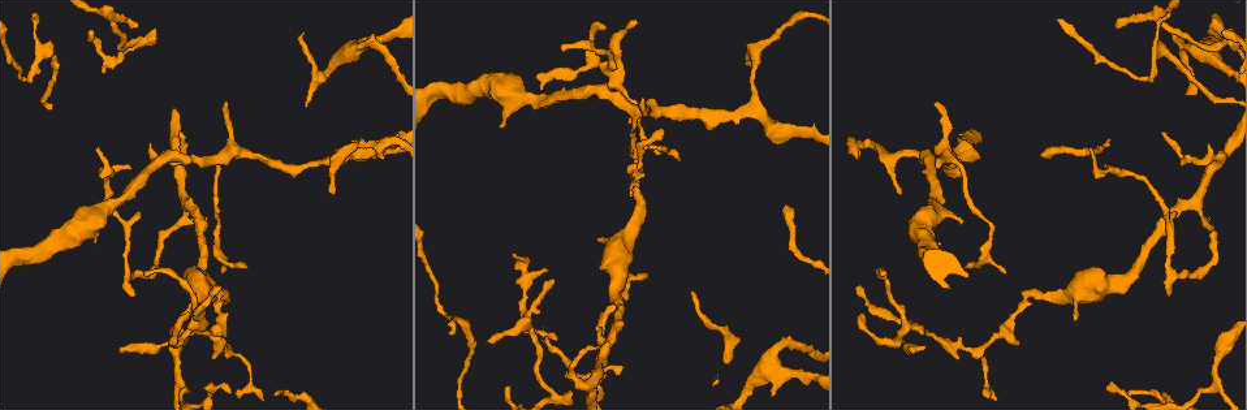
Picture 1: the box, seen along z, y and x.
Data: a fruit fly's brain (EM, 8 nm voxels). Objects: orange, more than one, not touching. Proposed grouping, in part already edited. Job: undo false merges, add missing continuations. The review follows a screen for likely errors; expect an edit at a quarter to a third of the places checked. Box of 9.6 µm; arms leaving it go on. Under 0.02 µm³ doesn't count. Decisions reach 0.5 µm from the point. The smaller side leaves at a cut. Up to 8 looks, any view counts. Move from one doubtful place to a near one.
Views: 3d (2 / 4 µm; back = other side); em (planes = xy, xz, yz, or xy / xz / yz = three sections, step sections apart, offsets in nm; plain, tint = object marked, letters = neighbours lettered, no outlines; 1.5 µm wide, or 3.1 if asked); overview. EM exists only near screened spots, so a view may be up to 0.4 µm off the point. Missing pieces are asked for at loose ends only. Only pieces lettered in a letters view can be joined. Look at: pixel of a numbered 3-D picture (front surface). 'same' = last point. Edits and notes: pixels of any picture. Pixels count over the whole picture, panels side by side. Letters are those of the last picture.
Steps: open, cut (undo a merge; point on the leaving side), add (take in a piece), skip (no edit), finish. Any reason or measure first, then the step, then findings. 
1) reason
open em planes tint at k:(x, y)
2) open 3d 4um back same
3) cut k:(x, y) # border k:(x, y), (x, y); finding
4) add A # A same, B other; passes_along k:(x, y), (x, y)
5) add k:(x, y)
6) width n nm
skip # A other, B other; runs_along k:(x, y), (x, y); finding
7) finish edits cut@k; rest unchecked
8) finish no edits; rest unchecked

abrupt turn
open em planes letters at 1:(25, 79)

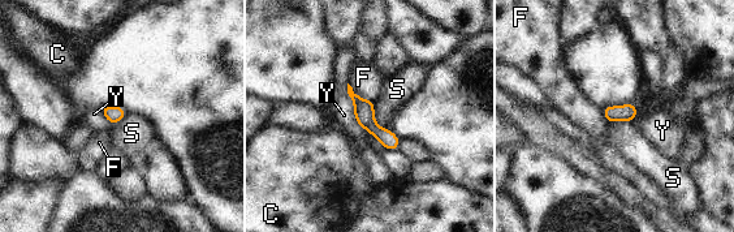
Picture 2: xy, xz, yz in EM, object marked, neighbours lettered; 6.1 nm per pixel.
skip # C other, F other, S other, Y other; one neuron here

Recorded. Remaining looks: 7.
tapers out
open 3d 4um at 1:(1115, 24)

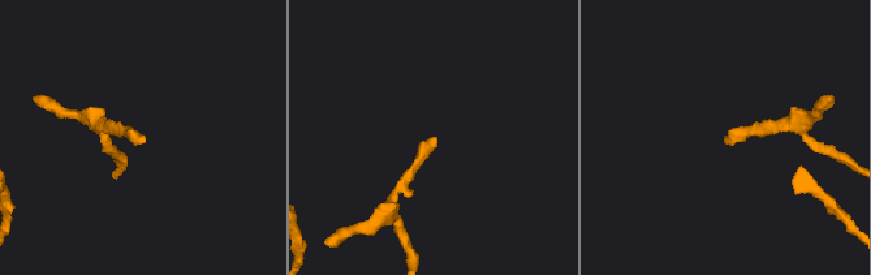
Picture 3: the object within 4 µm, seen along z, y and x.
open em planes letters at 3:(725, 141)

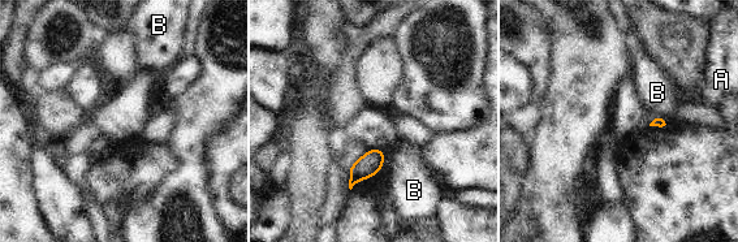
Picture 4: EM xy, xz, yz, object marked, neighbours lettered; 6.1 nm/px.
longest_contact B 110 nm
skip # A other, B other; none of them fits

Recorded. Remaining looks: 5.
abrupt turn
open em planes letters at 1:(632, 225)

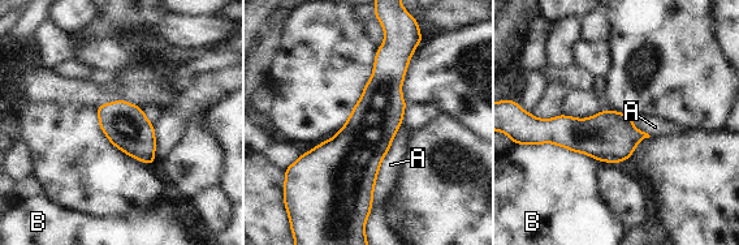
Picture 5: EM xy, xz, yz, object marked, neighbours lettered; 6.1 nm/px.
skip # A other, B other; runs_along 5:(388, 42), (362, 196); continuous, no second neuron

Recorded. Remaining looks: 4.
arms run side by side
open 3d 2um at 1:(615, 73)

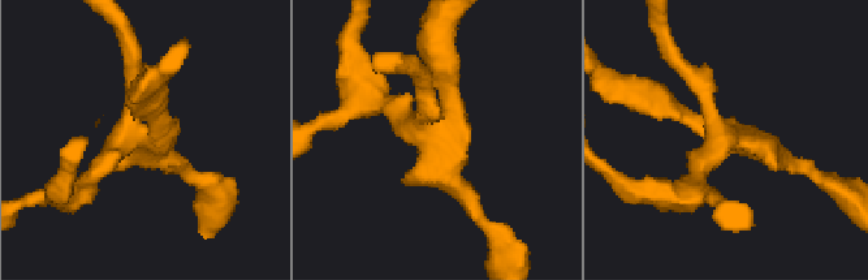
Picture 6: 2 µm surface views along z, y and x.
arms 4; now the EM
open em planes plain at 6:(152, 140)

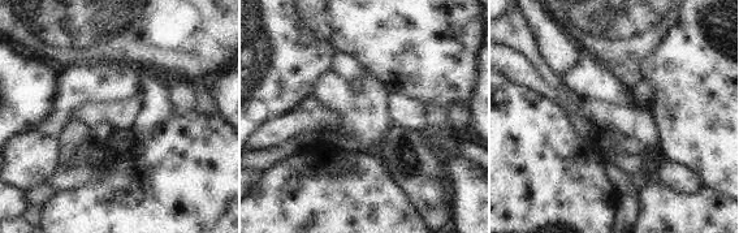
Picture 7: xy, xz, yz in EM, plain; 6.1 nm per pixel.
open em planes letters same

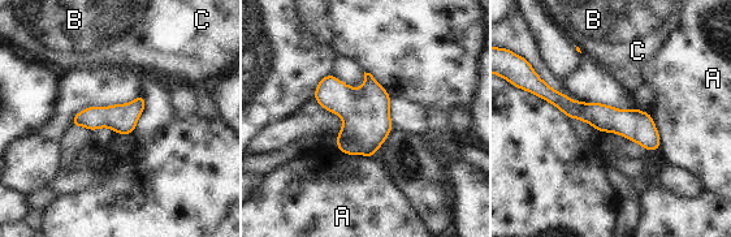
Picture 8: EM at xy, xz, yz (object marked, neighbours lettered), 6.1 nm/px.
skip # A other, B other, C other; border 8:(649, 113), (658, 133), (660, 150); one neuron here

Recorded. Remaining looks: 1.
finish no edits; rest unchecked

